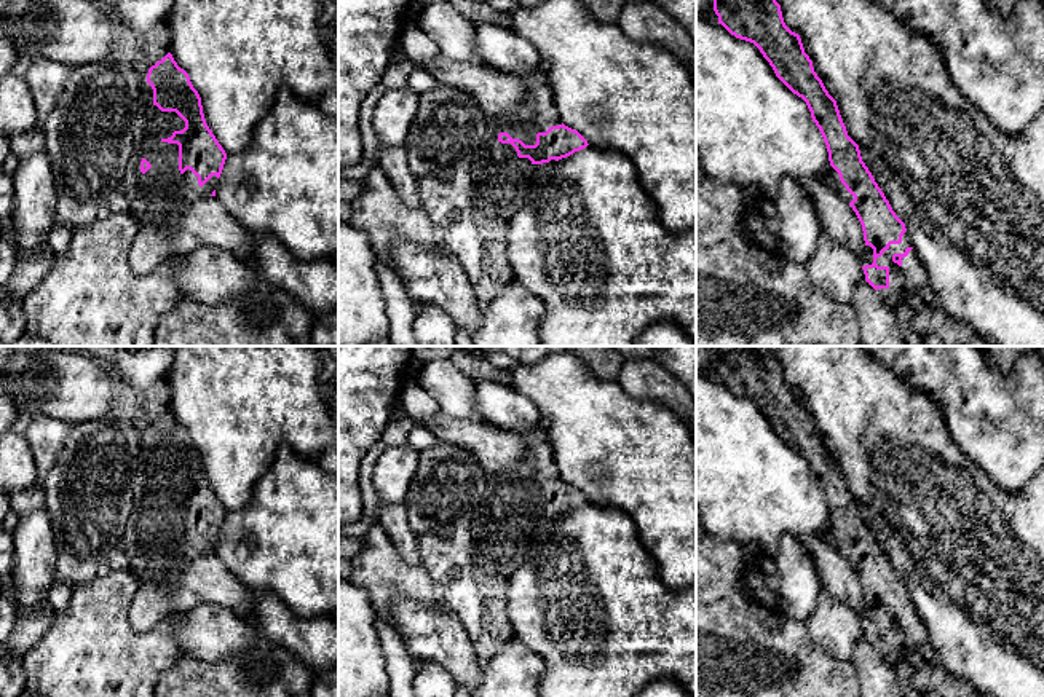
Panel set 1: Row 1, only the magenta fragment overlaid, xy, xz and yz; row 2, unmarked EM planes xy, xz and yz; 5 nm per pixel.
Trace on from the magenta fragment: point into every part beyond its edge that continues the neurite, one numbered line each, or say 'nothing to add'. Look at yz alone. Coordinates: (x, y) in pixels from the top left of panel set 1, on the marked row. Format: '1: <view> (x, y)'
1: yz (923, 321)

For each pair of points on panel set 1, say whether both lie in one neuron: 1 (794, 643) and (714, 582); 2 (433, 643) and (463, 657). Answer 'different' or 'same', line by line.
1: same
2: same

